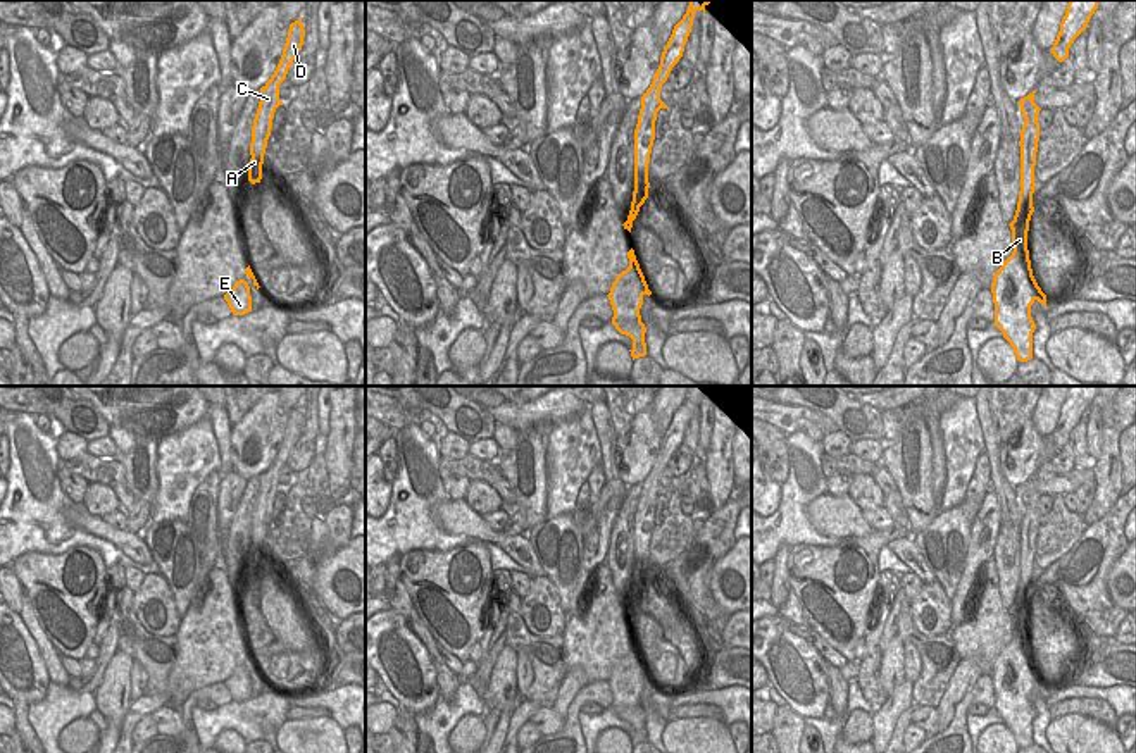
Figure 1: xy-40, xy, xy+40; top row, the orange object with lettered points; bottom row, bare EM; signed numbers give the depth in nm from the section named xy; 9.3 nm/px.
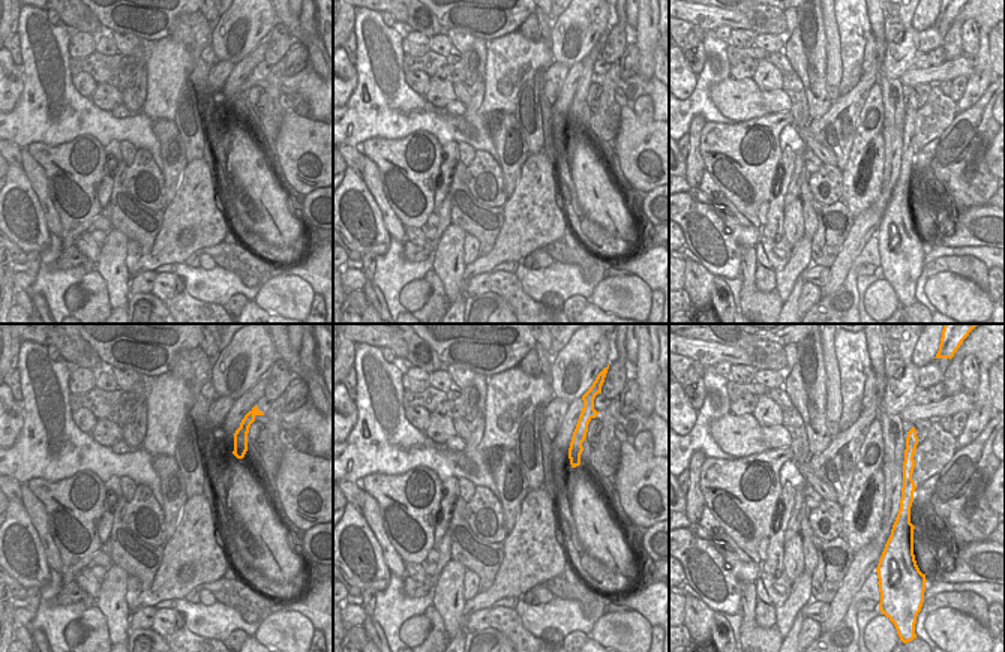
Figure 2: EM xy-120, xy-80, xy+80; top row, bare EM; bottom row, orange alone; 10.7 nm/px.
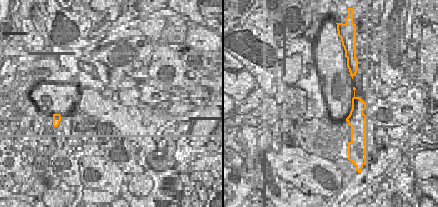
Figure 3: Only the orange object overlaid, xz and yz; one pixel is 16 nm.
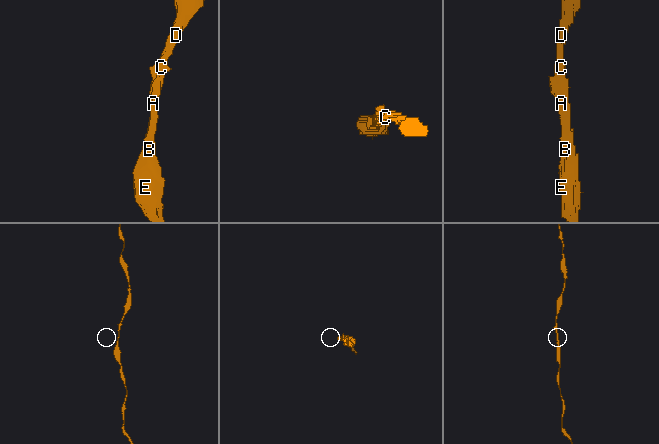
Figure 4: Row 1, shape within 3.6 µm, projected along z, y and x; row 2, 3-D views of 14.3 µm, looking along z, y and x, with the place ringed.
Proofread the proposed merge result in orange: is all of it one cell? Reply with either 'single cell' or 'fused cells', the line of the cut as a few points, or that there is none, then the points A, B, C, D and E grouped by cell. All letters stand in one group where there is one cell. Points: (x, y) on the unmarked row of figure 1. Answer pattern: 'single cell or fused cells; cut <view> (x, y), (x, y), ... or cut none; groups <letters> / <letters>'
single cell; cut none; groups A B C D E

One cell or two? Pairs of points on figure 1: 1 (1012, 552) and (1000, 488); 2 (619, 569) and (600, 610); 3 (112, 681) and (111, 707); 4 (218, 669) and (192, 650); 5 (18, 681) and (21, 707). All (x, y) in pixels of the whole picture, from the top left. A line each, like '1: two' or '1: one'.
1: two
2: two
3: one
4: one
5: two

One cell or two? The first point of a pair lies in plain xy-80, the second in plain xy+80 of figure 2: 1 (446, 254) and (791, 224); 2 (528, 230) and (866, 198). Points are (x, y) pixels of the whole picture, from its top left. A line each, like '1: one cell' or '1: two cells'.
1: one cell
2: one cell

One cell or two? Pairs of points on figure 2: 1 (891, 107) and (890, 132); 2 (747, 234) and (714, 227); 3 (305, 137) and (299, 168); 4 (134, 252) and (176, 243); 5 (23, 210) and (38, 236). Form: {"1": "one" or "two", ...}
{"1": "two", "2": "one", "3": "one", "4": "two", "5": "one"}

